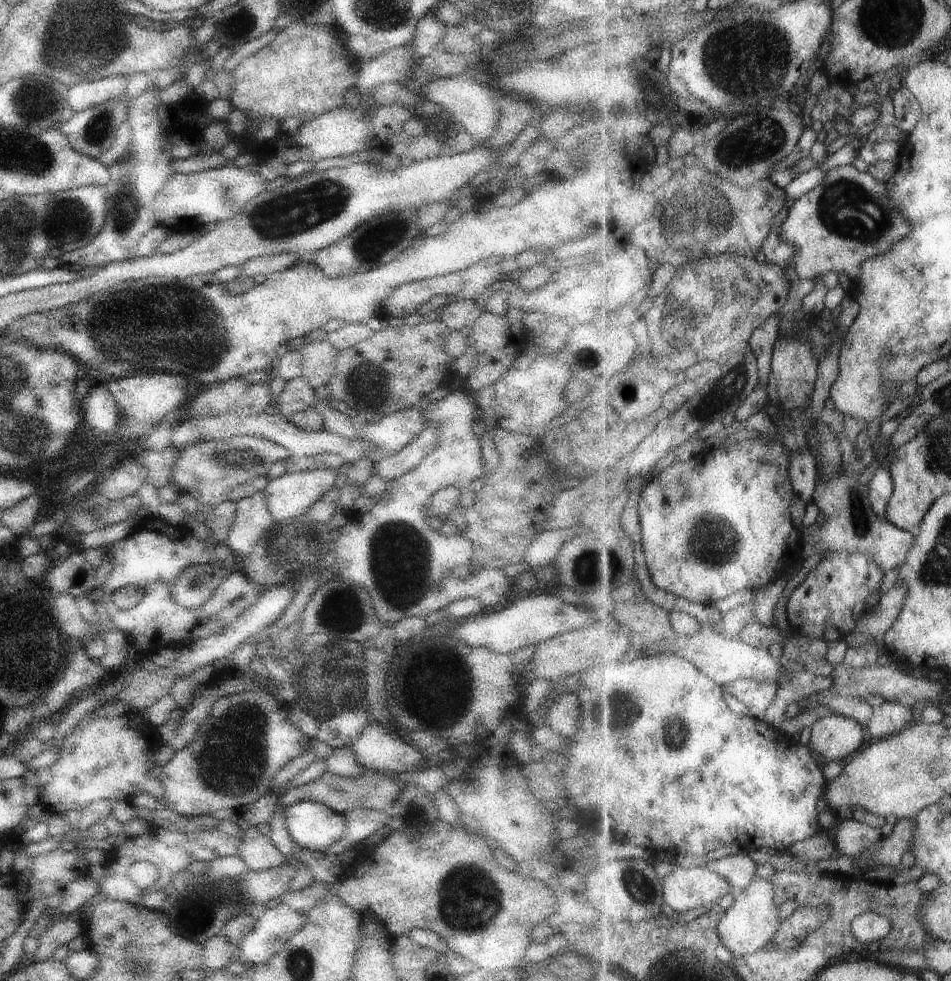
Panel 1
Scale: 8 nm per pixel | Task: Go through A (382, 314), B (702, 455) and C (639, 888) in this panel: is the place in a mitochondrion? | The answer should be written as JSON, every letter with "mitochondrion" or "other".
{"A":"other","B":"other","C":"mitochondrion"}

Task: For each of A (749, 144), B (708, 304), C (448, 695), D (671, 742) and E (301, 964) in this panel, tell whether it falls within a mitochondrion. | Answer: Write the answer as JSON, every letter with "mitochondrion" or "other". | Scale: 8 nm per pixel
{"A":"mitochondrion","B":"mitochondrion","C":"mitochondrion","D":"mitochondrion","E":"mitochondrion"}

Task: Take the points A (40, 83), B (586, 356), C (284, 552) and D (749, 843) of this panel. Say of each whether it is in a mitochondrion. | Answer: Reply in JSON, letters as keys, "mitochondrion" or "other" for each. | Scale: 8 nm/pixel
{"A":"mitochondrion","B":"mitochondrion","C":"mitochondrion","D":"other"}

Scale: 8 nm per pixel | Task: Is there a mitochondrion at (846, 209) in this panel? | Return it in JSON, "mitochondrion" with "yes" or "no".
{"mitochondrion":"yes"}

